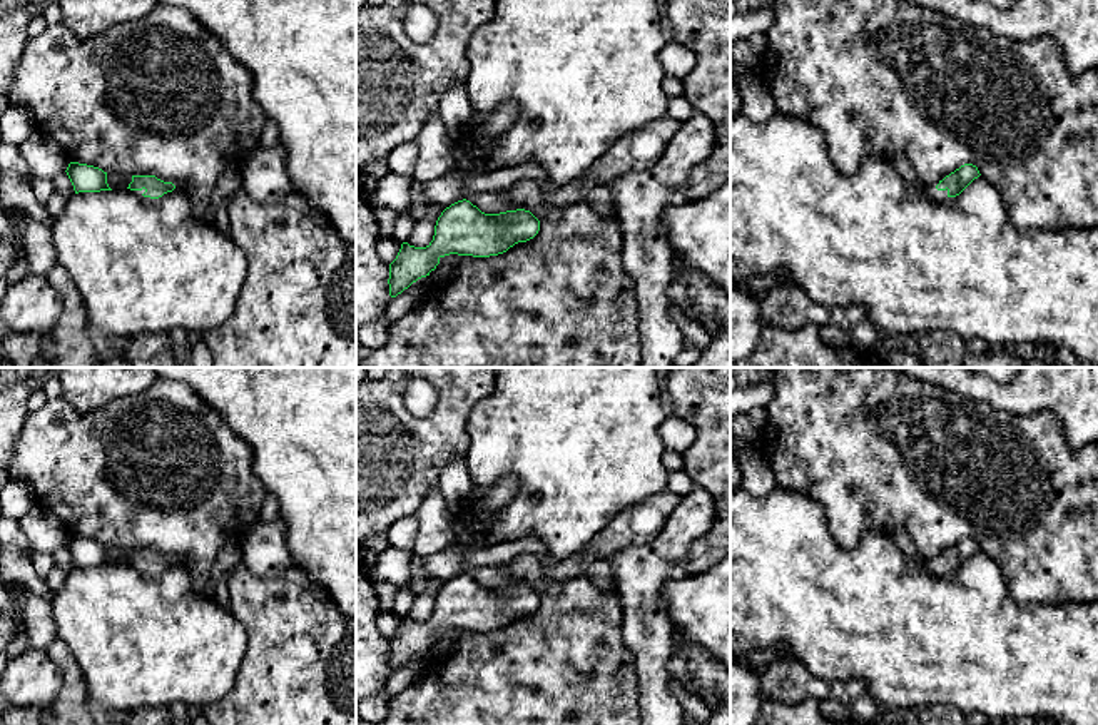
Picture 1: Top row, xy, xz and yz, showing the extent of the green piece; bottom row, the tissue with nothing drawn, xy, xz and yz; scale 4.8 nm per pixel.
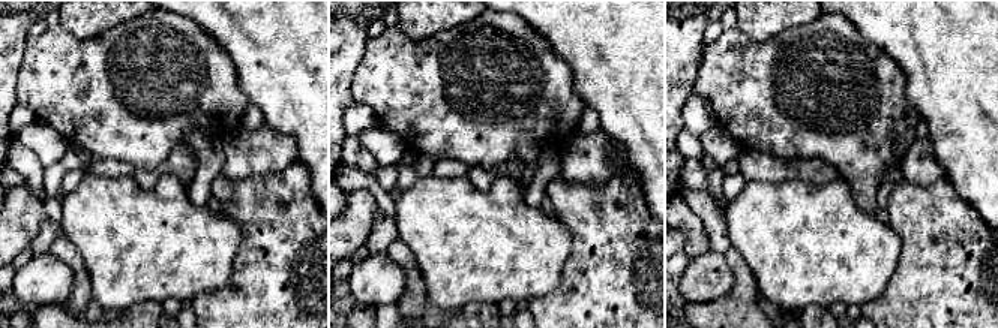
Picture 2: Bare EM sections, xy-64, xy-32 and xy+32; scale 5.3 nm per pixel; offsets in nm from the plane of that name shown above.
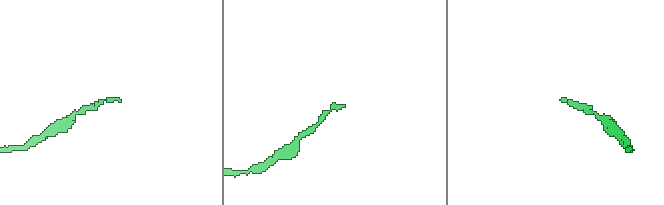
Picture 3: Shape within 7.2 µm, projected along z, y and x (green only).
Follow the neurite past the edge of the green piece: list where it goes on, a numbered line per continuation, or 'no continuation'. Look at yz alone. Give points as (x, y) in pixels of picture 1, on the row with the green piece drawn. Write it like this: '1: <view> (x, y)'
1: yz (931, 192)

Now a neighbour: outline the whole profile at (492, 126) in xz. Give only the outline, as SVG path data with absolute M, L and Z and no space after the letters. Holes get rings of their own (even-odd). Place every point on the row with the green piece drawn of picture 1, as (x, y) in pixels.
M506 102L488 115L473 112L465 134L476 134L486 139L498 139L516 120L520 109L515 102Z

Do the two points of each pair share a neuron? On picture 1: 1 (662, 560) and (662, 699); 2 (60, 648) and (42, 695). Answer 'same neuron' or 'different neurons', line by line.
1: same neuron
2: different neurons

